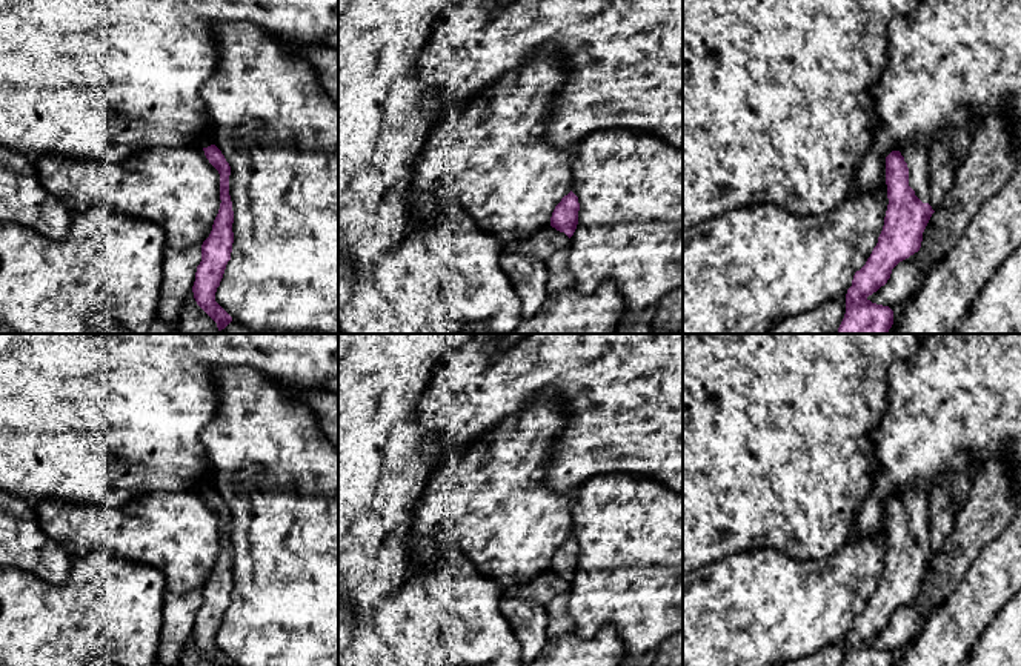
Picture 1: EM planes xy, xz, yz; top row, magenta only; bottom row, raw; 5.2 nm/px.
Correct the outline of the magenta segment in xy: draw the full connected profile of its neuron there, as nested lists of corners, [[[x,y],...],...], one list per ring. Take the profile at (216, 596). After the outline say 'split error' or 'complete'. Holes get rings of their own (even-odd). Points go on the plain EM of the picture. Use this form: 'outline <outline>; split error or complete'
outline [[[211,475],[203,477],[200,488],[206,503],[220,518],[221,548],[212,575],[201,589],[201,606],[197,611],[192,637],[197,649],[214,666],[232,666],[232,661],[215,646],[215,637],[223,623],[226,609],[231,604],[234,588],[234,555],[229,540],[231,511],[221,495],[214,489]]]; split error

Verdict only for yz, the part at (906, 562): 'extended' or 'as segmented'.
extended

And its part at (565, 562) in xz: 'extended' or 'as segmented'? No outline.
as segmented

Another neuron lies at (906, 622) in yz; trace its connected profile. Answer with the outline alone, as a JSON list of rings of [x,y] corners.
[[[915,597],[909,603],[900,606],[892,614],[887,628],[869,640],[867,644],[893,654],[907,643],[912,643],[918,632],[926,628],[927,621],[940,611],[940,608],[932,608],[927,615],[923,615],[920,597]]]

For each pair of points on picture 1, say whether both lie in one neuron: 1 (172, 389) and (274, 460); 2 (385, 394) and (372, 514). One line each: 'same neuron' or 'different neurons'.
1: different neurons
2: same neuron

